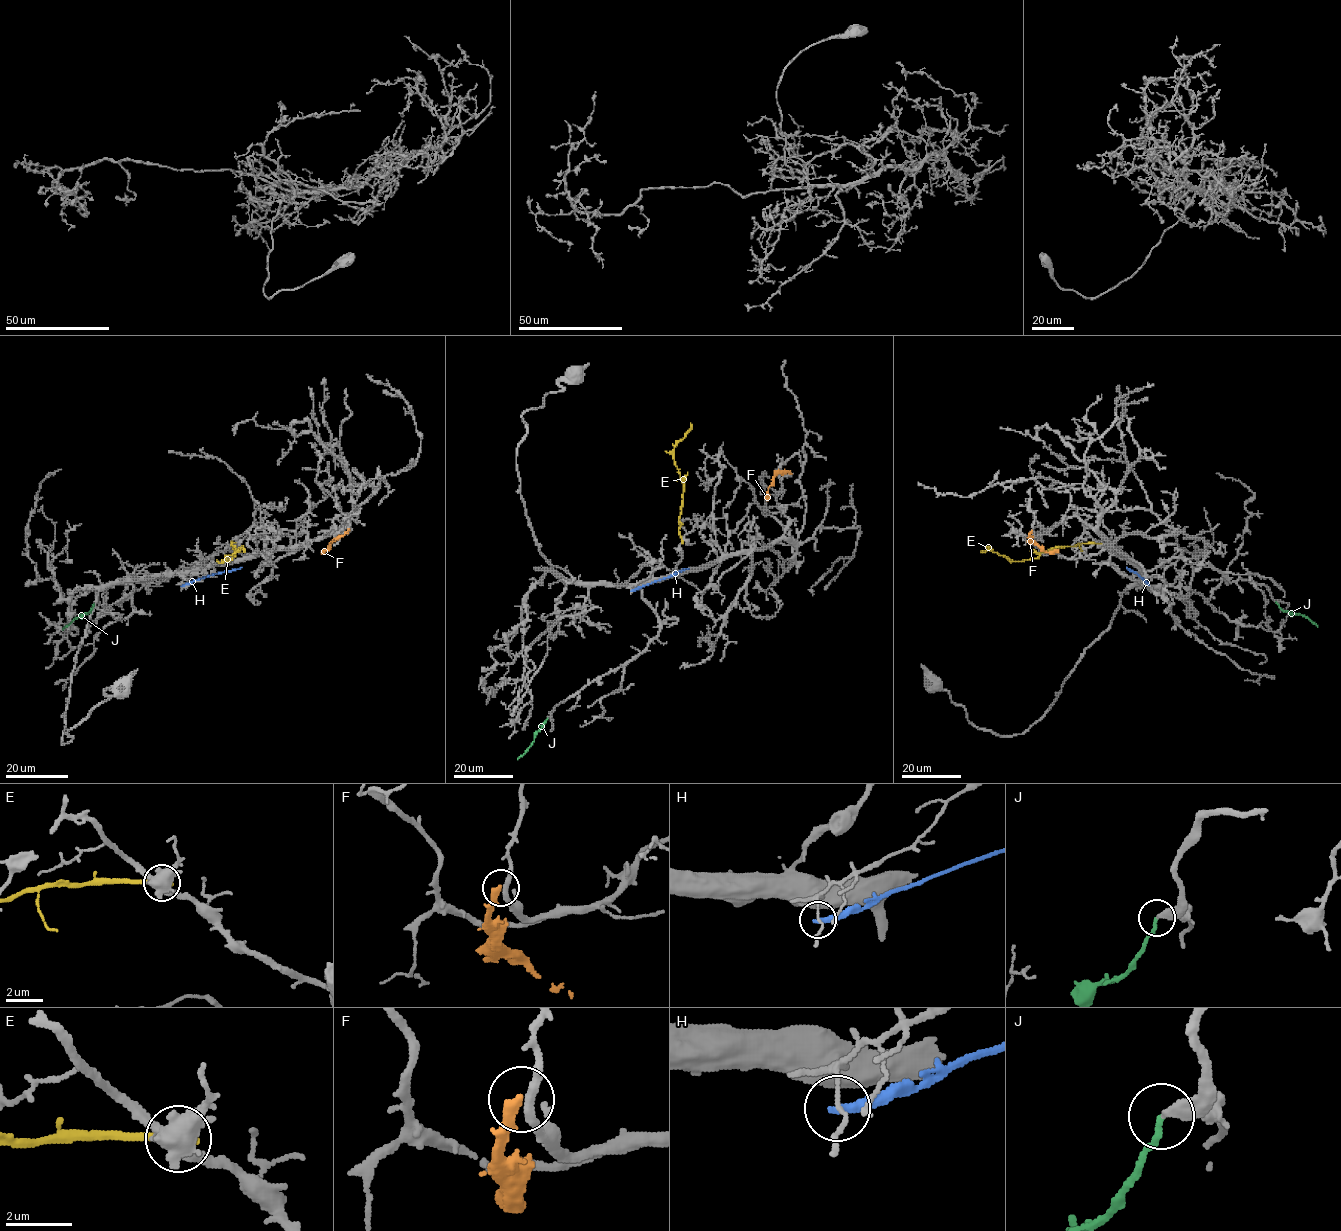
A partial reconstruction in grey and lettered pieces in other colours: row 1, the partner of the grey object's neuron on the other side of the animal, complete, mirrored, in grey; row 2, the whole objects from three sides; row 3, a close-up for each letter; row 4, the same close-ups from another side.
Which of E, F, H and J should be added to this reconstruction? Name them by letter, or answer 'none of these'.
J

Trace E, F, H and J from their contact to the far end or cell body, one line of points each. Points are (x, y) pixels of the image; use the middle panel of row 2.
E: (682, 541), (679, 518), (684, 485), (673, 451), (691, 427), (690, 423)
F: (790, 473), (780, 471), (774, 477), (767, 489), (768, 500)
H: (631, 591), (688, 568)
J: (547, 718), (530, 747), (517, 760)

